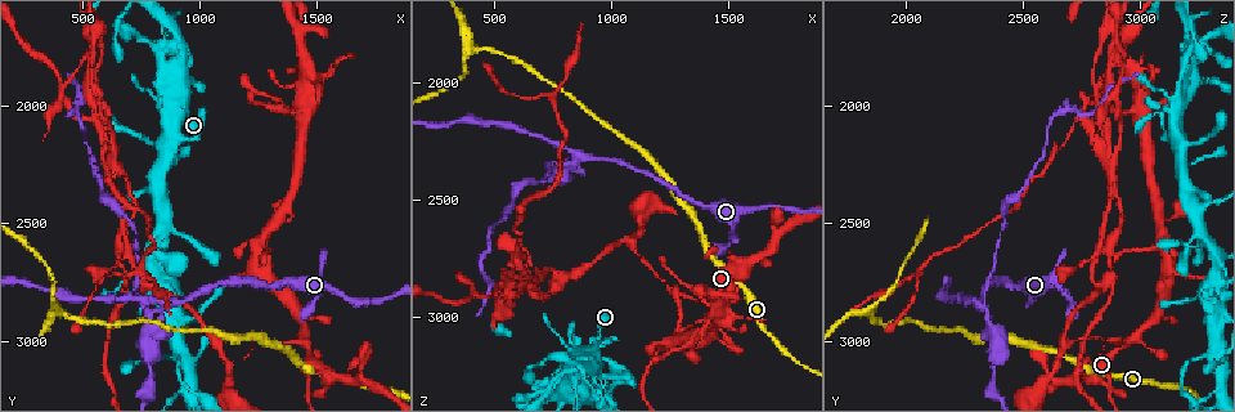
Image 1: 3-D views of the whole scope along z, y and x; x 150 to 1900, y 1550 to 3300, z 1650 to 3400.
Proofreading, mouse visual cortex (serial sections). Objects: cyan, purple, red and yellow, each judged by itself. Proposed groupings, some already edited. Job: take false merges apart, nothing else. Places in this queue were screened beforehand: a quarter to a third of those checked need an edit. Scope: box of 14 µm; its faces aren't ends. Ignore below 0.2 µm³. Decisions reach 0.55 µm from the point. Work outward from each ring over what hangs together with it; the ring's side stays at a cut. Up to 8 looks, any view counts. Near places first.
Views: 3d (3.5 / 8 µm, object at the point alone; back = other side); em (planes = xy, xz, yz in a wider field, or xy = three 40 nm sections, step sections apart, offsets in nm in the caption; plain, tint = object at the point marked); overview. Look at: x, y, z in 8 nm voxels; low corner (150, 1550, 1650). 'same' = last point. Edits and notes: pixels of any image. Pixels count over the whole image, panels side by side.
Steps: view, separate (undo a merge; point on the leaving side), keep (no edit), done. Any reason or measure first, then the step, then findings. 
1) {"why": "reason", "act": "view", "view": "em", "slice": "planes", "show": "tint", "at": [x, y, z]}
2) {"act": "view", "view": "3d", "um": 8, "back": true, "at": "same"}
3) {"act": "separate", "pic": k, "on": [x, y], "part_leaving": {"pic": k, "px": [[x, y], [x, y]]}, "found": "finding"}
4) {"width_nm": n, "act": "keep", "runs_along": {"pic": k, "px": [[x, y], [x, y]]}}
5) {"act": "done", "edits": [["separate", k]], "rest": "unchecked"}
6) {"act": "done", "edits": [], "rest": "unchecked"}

{"why": "sharp bend", "act": "view", "view": "3d", "um": 3.5, "at": [910, 3060, 3310]}

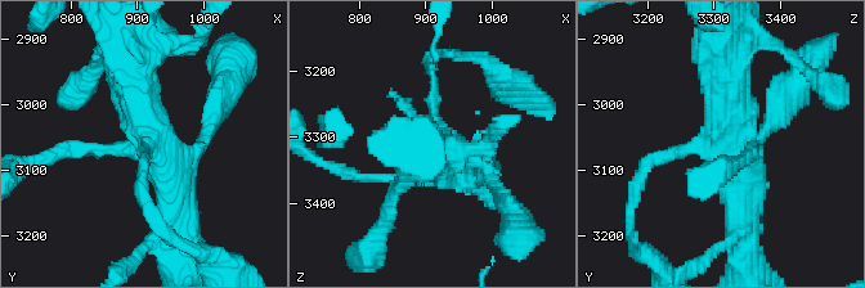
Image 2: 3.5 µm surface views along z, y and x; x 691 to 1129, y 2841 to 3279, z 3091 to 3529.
{"act": "view", "view": "em", "slice": "xy", "step": 2, "show": "tint", "at": [920, 3055, 3300]}

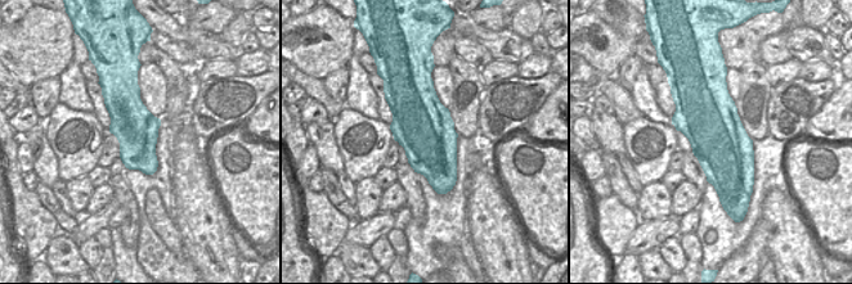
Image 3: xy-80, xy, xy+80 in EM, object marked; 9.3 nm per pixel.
{"act": "keep", "runs_along": {"pic": 2, "px": [[131, 59], [170, 217]]}, "found": "all the same cell"}

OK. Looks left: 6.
{"why": "narrows sharply", "act": "view", "view": "3d", "um": 3.5, "at": [820, 2880, 2350]}

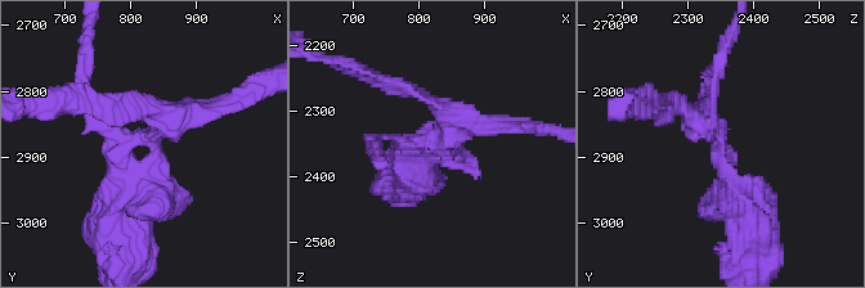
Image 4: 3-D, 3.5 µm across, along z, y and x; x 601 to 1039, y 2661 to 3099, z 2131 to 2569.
{"act": "view", "view": "em", "slice": "xy", "step": 3, "show": "tint", "at": [830, 2865, 2340]}

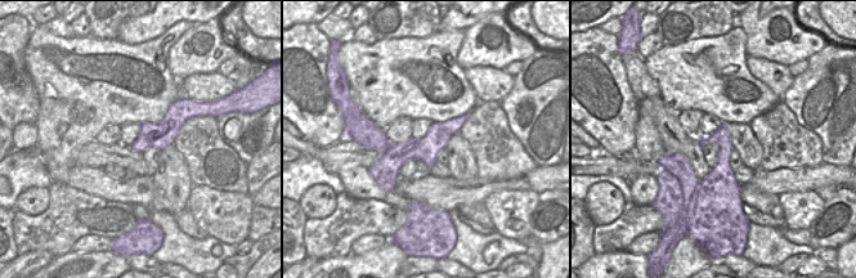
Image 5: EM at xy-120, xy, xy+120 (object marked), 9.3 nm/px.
{"act": "separate", "pic": 4, "on": [377, 139], "part_leaving": {"pic": 4, "px": [[416, 142], [372, 139], [376, 152]]}, "found": "a second cell is stuck on"}

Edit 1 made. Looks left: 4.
{"why": "a narrow waist", "act": "view", "view": "em", "slice": "xy", "step": 2, "show": "tint", "at": [1430, 3000, 2930]}

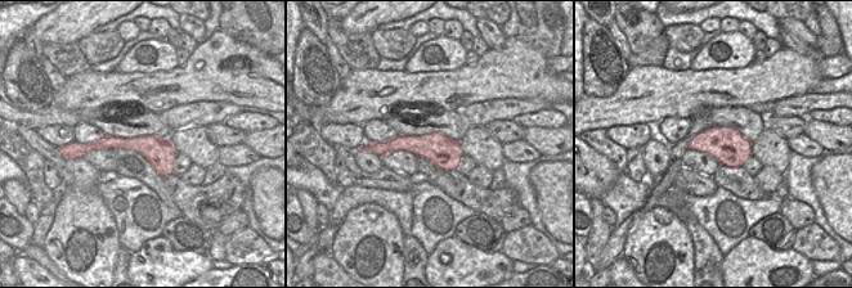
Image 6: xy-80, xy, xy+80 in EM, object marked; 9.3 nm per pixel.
{"act": "view", "view": "3d", "um": 3.5, "at": "same"}

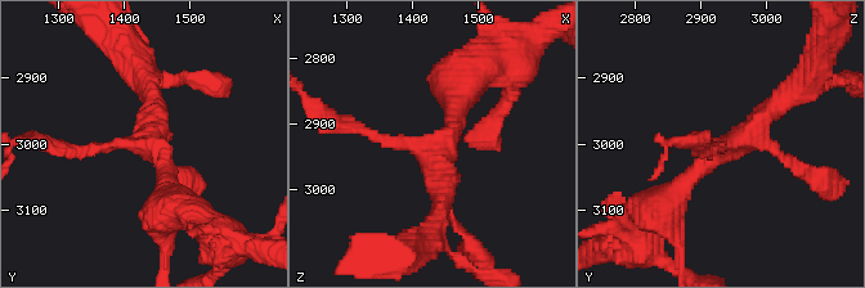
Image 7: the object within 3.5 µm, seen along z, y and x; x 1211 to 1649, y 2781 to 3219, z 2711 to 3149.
{"act": "separate", "pic": 7, "on": [352, 125], "found": "a second cell is stuck on"}

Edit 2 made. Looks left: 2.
{"act": "done", "edits": [["separate", 4], ["separate", 7]], "rest": "unchecked"}

